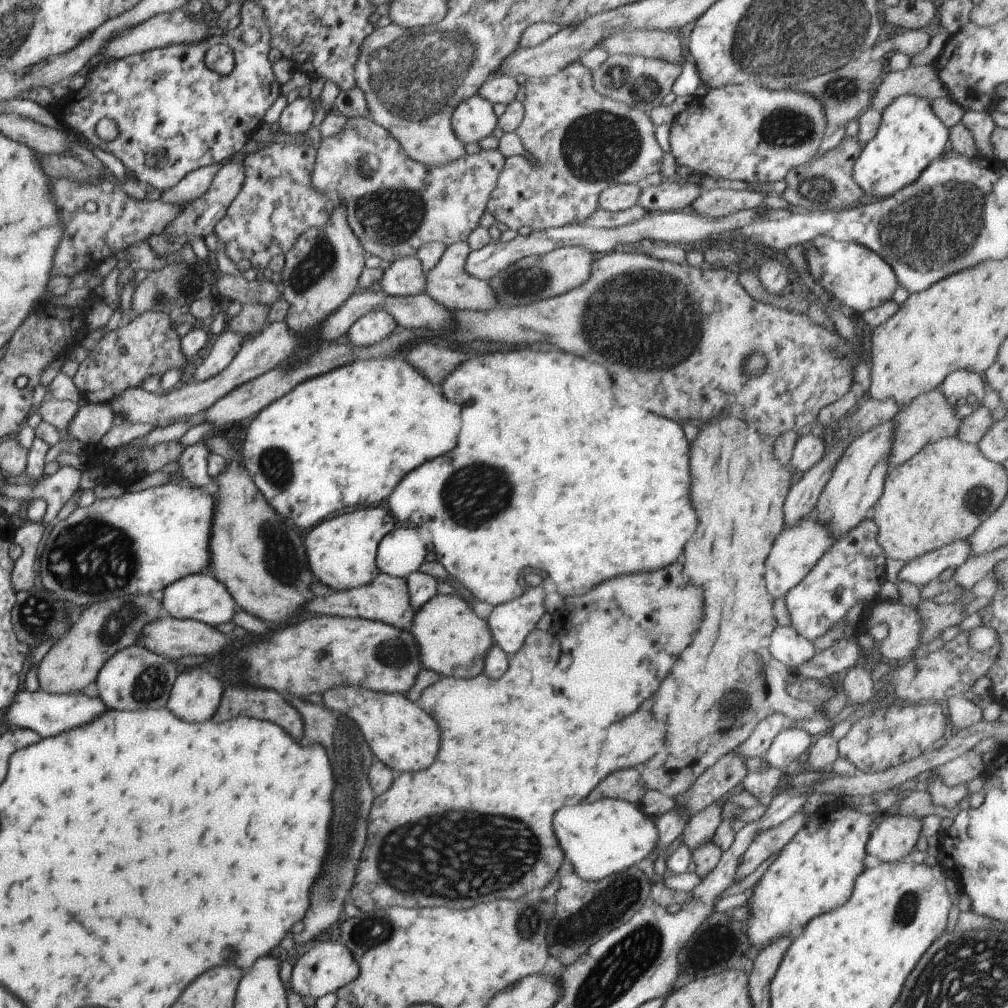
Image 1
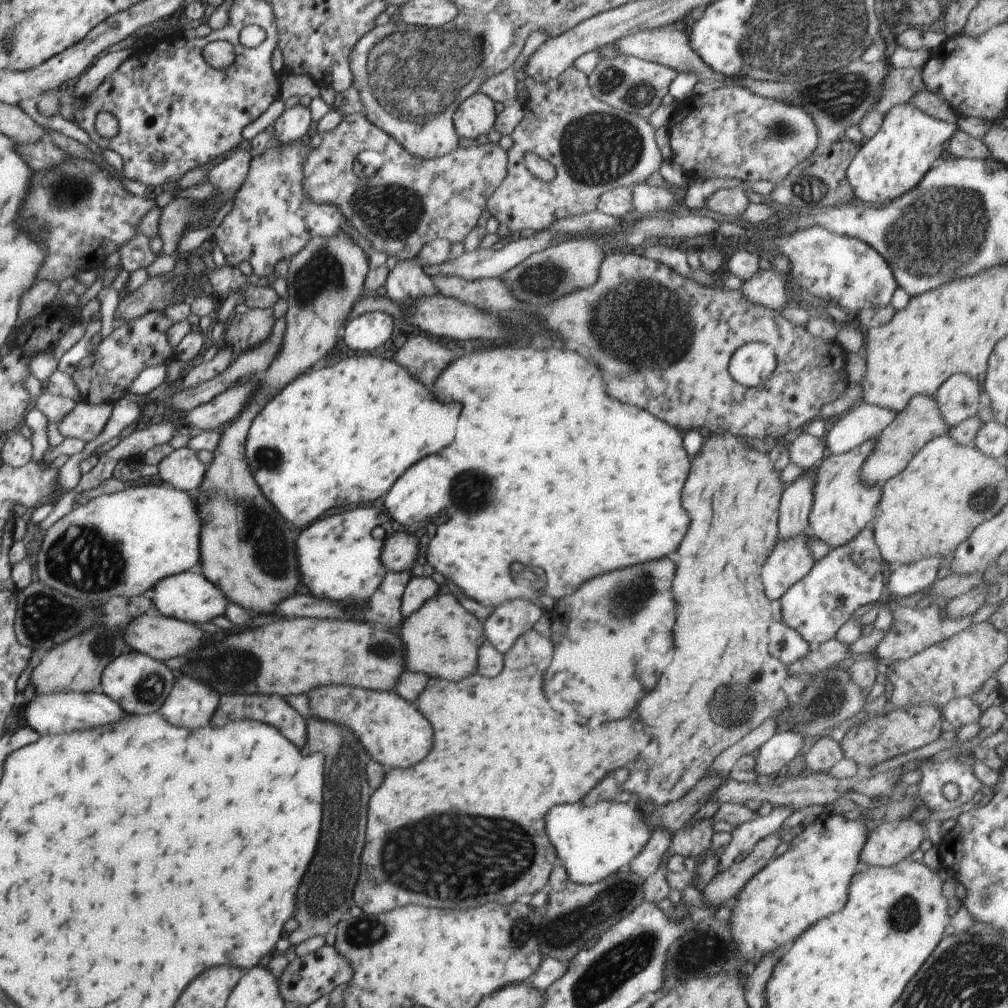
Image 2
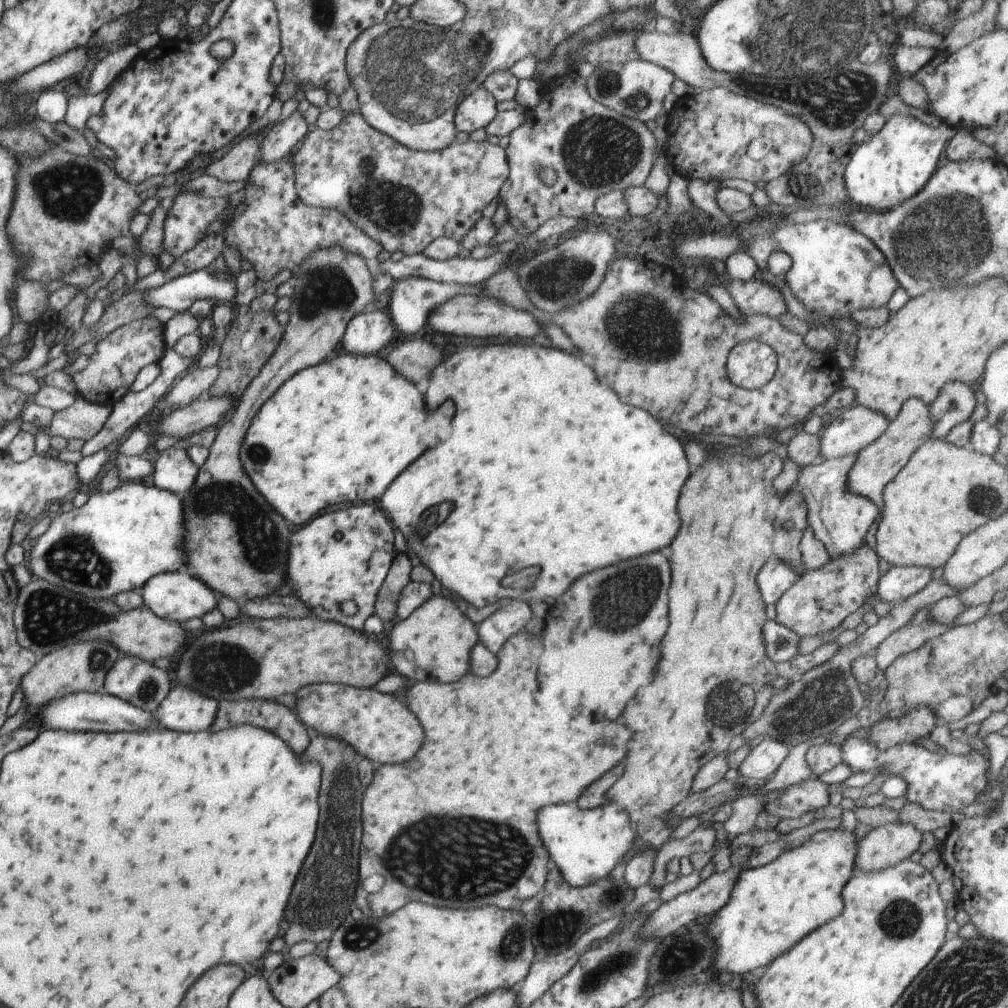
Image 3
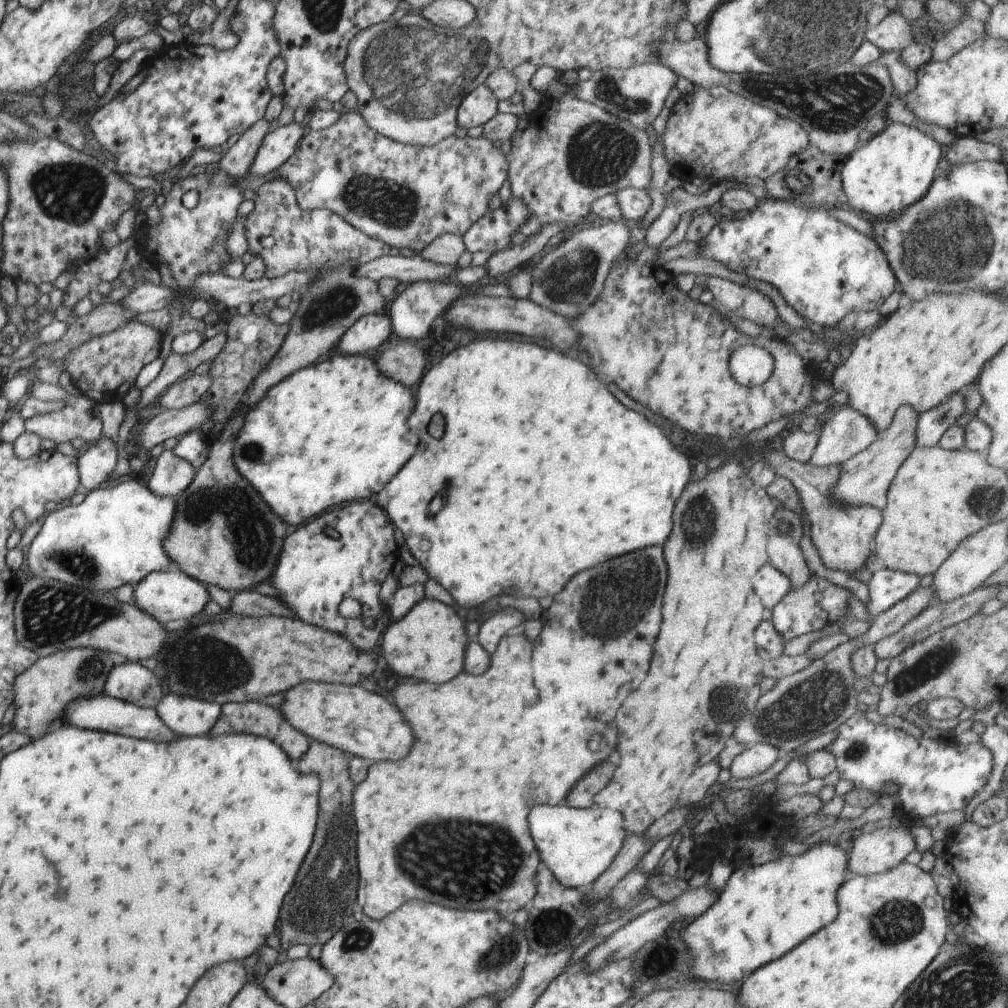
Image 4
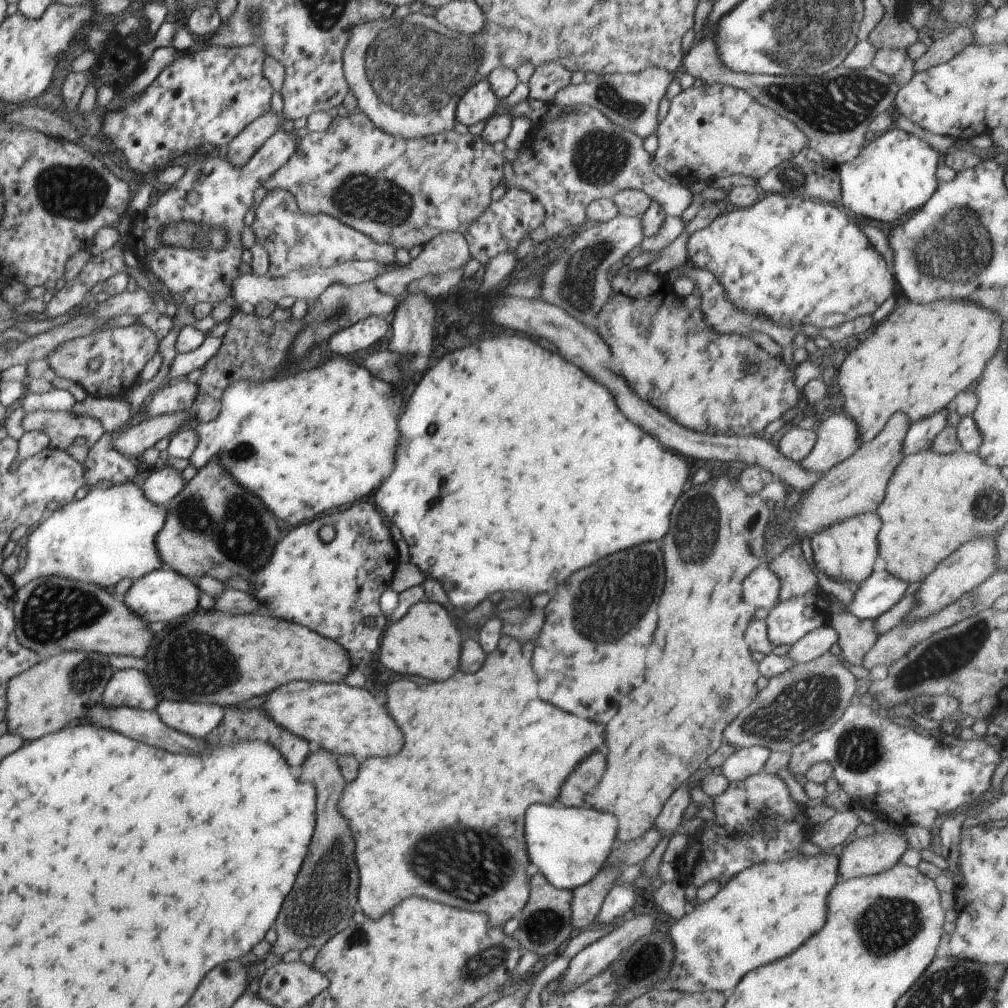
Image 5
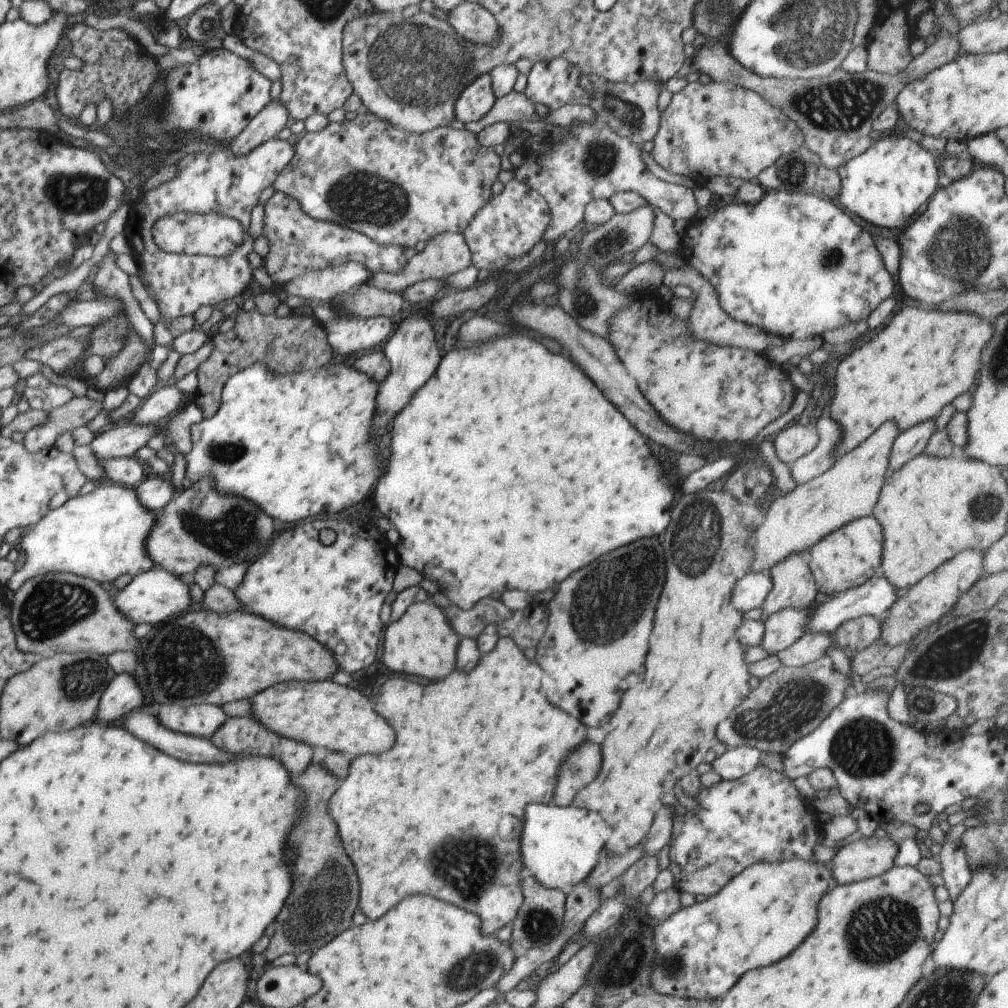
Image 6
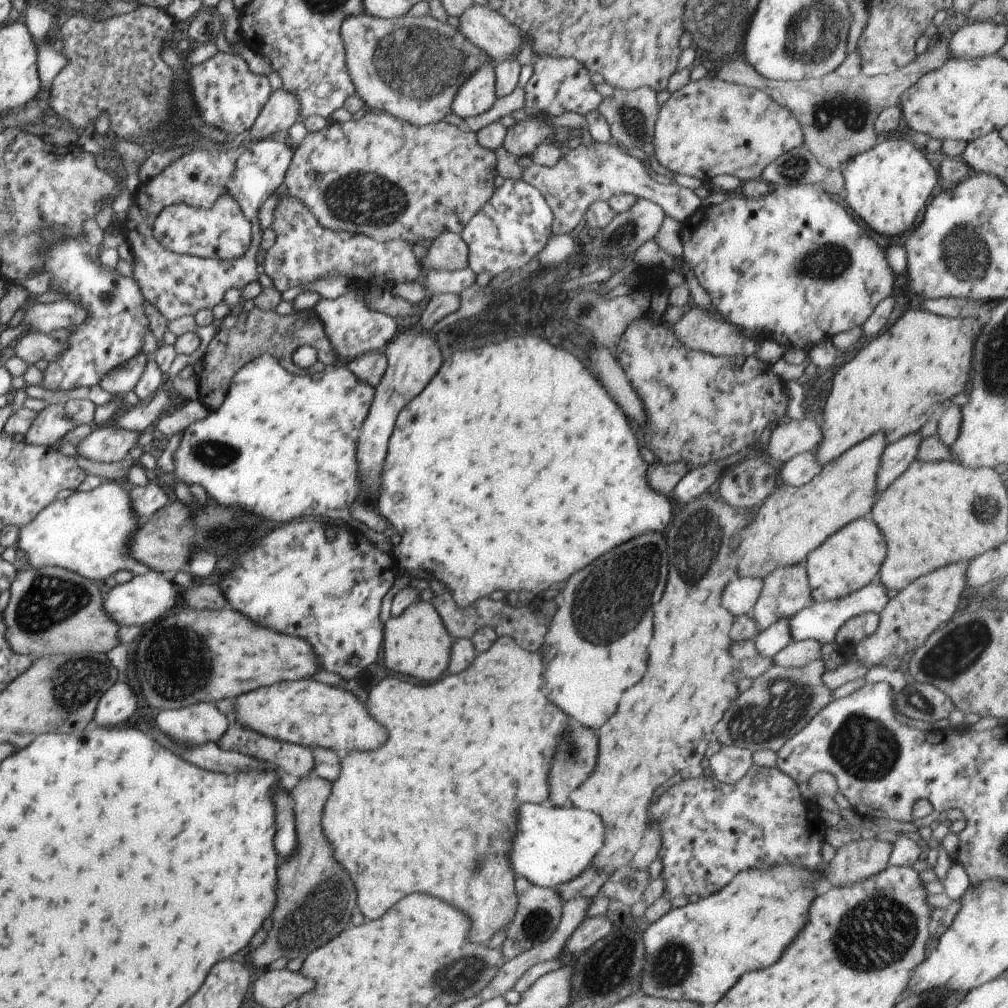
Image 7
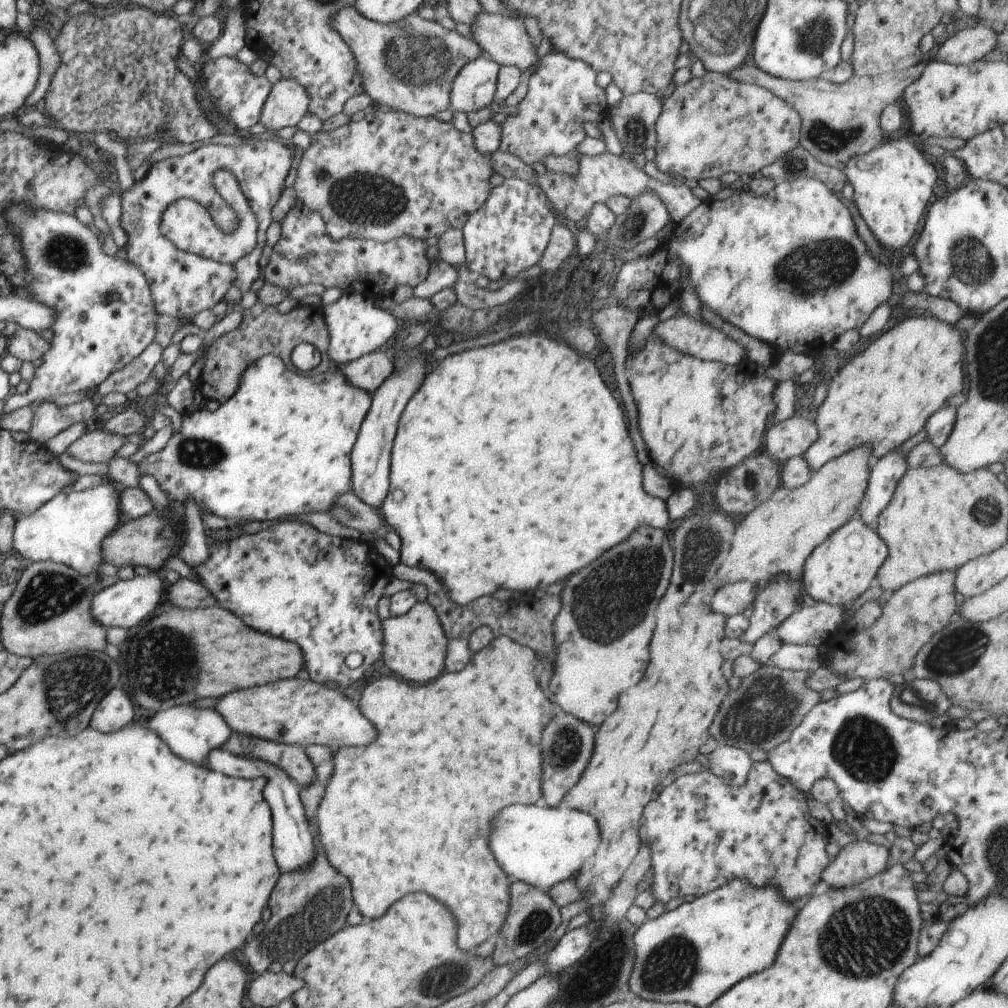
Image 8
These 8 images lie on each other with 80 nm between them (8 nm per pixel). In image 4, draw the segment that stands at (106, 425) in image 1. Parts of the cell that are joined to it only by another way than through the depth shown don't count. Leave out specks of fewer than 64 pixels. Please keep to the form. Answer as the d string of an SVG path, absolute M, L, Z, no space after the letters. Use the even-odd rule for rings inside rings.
M87 396L74 397L60 410L26 419L25 430L56 444L74 438L82 438L86 444L96 442L103 432L103 422L95 413L96 406Z

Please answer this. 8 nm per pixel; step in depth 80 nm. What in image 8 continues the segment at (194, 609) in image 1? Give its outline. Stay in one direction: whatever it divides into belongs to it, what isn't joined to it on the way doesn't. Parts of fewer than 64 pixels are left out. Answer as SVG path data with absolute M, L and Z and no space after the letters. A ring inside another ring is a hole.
M149 573L147 576L135 575L134 578L128 580L120 579L114 585L94 595L91 604L93 619L107 629L115 626L134 628L136 624L150 618L158 606L166 604L168 600L166 588L168 587L164 586L164 582L156 573Z

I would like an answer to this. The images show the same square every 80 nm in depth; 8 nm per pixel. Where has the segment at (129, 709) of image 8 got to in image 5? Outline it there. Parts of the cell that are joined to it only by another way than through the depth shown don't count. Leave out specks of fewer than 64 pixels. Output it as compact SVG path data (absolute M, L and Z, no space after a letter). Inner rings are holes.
M127 668L113 672L106 683L101 702L108 708L129 706L152 710L157 707L158 698L145 671Z

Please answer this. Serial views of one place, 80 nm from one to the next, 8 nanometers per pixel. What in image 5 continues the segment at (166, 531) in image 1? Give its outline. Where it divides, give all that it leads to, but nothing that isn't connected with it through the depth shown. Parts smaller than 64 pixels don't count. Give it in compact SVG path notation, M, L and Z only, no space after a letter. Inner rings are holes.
M126 481L114 484L111 488L88 489L86 496L78 502L70 501L63 507L46 516L23 541L28 548L29 559L26 566L14 573L10 580L16 590L38 576L60 576L65 579L84 580L96 586L108 588L116 586L121 580L138 580L145 574L164 566L156 546L156 535L162 530L167 519L167 507L154 504L144 494L143 488Z

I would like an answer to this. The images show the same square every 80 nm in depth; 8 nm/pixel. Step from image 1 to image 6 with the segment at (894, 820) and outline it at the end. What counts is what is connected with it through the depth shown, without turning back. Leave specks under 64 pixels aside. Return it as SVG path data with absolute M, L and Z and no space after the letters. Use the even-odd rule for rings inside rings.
M874 834L862 837L855 842L850 842L850 844L846 843L829 864L832 876L840 885L880 876L894 866L894 858L898 854L898 845L895 838L878 838Z

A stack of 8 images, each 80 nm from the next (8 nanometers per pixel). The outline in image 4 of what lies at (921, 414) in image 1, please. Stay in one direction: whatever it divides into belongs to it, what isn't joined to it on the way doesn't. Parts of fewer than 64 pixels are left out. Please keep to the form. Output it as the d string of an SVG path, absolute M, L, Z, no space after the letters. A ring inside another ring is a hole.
M903 404L896 409L888 428L881 430L876 440L841 466L841 476L833 489L833 497L841 505L868 505L883 511L887 503L887 490L902 463L916 448L916 429L919 414L912 405Z

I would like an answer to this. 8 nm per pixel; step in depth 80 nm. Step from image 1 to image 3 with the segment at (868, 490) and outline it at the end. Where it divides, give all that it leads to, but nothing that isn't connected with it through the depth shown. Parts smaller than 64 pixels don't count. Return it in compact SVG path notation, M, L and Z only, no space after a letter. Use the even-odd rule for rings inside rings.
M859 454L818 460L807 467L799 466L796 486L807 504L807 523L814 536L826 547L830 559L857 551L881 511L872 499L847 489L849 472Z

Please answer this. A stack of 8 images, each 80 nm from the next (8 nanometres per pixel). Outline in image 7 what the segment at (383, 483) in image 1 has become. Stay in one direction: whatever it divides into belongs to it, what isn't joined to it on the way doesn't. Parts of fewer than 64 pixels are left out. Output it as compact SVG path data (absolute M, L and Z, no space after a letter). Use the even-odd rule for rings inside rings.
M259 356L256 360L251 360L241 368L236 376L233 376L232 388L228 390L224 402L215 411L212 411L204 420L193 422L184 432L181 438L180 447L174 453L175 480L171 484L174 488L176 480L183 480L188 486L190 484L200 484L207 492L207 496L214 499L223 507L237 506L242 507L248 512L253 512L263 519L272 522L290 522L294 518L304 518L304 516L323 516L331 519L341 519L346 524L353 523L351 516L351 506L362 494L363 484L359 475L359 464L357 463L357 444L361 426L368 416L375 388L360 379L346 366L336 366L335 364L324 368L322 372L315 372L313 375L308 373L294 374L288 372L272 356Z

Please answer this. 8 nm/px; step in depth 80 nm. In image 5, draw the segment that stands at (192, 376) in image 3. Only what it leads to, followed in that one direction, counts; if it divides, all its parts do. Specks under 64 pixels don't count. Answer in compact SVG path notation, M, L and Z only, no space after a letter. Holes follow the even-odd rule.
M184 377L157 389L143 408L154 417L194 409L194 399L198 396L198 391L198 381L190 382Z

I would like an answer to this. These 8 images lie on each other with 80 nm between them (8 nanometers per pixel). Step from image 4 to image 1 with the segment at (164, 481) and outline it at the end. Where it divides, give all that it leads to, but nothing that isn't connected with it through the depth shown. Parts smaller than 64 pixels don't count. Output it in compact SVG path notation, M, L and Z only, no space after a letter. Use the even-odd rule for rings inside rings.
M207 437L201 441L187 446L179 462L174 467L170 467L174 473L174 478L186 481L195 487L202 487L213 481L208 474L209 455L212 454L208 447L203 443Z

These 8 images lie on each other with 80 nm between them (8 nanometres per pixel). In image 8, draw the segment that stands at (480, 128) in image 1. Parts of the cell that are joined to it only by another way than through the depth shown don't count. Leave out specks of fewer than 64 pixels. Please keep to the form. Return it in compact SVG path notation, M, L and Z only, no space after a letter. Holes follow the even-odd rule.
M484 52L463 66L450 91L450 109L468 114L490 106L495 97L500 67Z

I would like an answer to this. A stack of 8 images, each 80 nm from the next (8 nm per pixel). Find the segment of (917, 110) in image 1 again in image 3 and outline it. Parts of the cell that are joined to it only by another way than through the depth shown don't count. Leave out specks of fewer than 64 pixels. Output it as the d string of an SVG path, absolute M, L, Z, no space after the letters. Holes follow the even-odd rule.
M893 114L880 132L870 136L868 142L860 144L852 153L844 171L848 199L863 209L892 210L924 188L938 166L944 146L958 134L961 134L958 127L944 121L930 126L910 114Z

